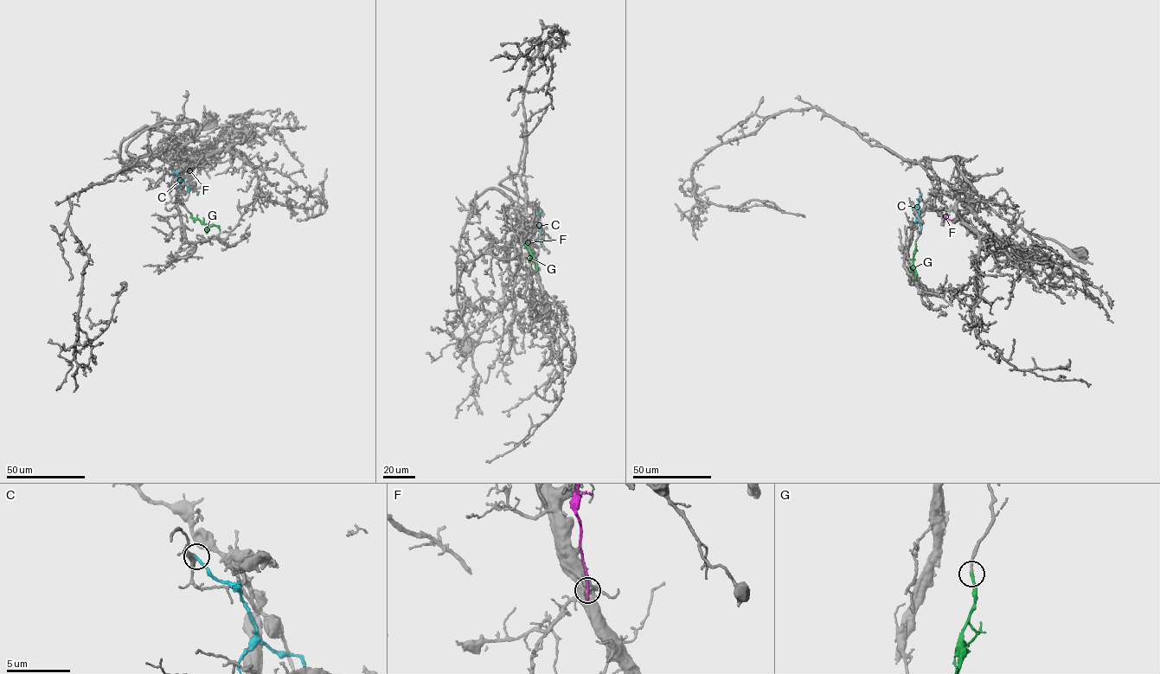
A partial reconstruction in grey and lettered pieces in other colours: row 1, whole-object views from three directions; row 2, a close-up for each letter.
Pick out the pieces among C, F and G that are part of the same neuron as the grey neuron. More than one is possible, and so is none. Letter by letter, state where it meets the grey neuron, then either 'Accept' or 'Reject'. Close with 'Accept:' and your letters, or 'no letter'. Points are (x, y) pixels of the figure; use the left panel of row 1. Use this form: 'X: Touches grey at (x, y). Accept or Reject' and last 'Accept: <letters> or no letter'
C: Touches grey at (172, 170). Reject
F: Touches grey at (196, 166). Reject
G: Touches grey at (189, 212). Accept
Accept: G

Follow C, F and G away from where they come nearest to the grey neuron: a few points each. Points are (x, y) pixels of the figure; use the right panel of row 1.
C: (921, 195), (917, 218), (919, 221), (921, 233)
F: (954, 222), (942, 214)
G: (915, 243), (913, 265), (916, 279)

